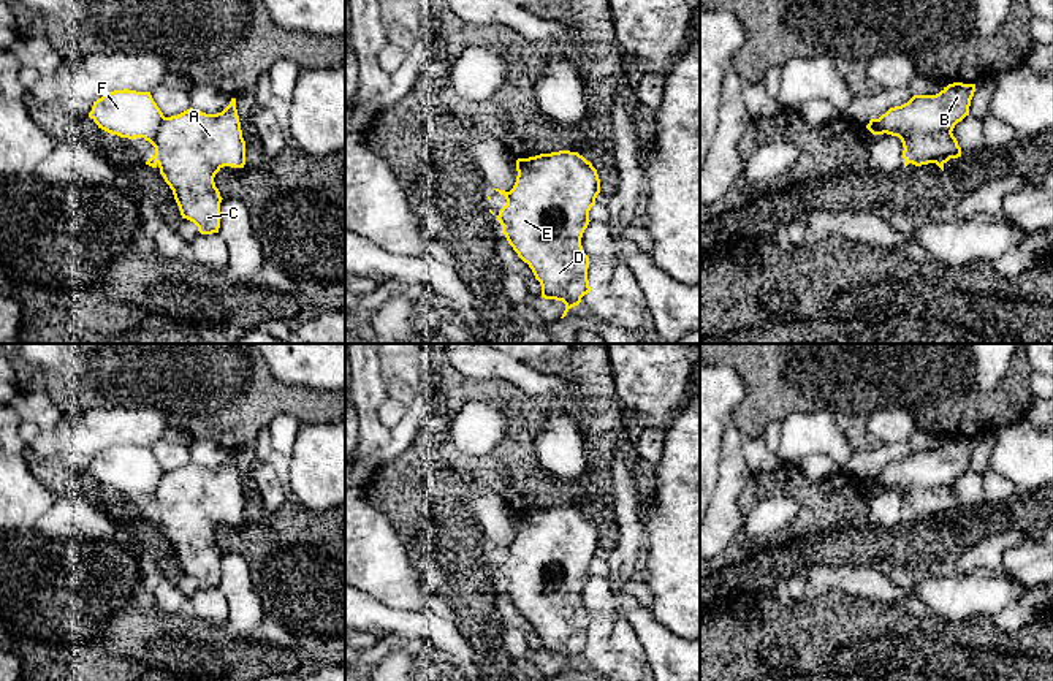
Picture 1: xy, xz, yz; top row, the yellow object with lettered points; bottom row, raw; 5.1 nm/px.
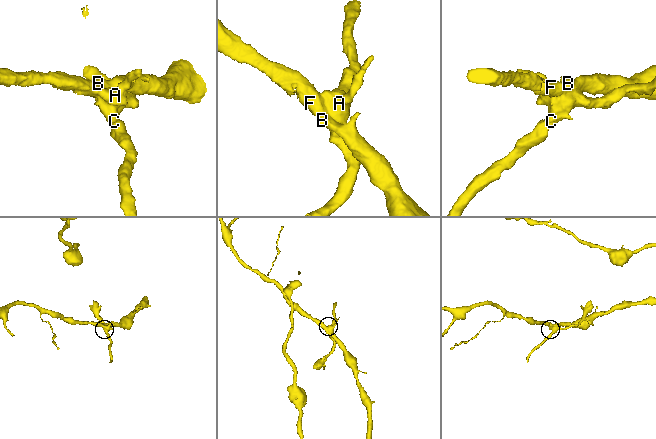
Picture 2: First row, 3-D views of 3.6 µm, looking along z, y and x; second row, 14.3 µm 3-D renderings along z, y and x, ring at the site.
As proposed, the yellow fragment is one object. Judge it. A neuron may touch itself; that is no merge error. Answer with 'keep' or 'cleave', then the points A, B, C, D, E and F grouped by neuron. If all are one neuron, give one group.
cleave; A C D E / B F

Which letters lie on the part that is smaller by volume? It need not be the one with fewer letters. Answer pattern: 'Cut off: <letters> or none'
Cut off: A, C, D, E

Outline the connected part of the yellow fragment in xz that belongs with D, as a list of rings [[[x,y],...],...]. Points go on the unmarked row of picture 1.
[[[570,505],[518,513],[516,526],[499,578],[540,637],[542,652],[565,659],[564,673],[591,646],[581,592],[600,534],[591,516]]]

